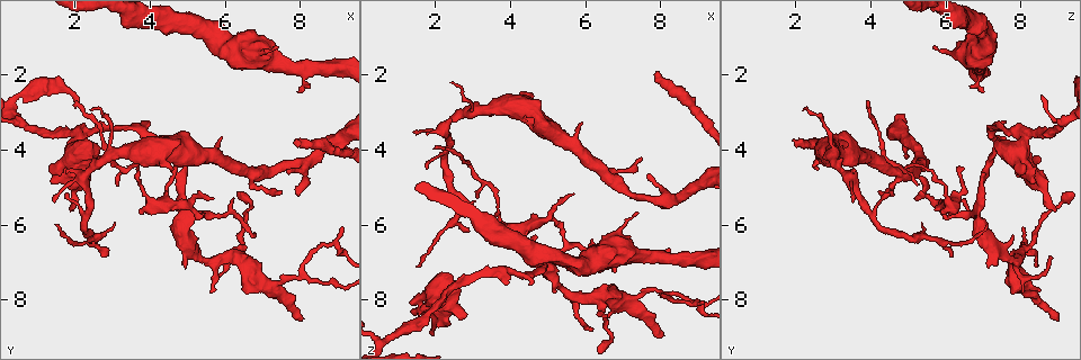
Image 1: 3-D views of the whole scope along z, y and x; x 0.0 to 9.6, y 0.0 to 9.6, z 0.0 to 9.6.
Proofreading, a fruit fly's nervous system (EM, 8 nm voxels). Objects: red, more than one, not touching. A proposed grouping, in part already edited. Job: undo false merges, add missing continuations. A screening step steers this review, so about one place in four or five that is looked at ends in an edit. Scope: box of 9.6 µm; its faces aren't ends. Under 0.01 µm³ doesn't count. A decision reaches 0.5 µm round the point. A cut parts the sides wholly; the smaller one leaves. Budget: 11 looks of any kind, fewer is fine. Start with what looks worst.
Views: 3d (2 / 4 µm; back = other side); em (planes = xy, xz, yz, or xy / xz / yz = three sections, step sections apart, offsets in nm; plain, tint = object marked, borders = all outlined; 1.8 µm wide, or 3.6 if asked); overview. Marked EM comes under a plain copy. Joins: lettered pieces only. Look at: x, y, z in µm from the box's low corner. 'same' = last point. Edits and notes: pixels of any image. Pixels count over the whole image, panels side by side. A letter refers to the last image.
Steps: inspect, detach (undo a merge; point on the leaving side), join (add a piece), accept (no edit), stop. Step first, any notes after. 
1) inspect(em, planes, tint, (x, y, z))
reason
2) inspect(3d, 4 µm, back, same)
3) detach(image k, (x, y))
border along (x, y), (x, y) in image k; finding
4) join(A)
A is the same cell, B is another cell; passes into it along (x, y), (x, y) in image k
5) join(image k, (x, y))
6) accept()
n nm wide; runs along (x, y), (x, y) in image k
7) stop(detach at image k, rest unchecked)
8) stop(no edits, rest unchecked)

inspect(em, planes, borders, (2.25, 4.25, 8.10))
abrupt turn

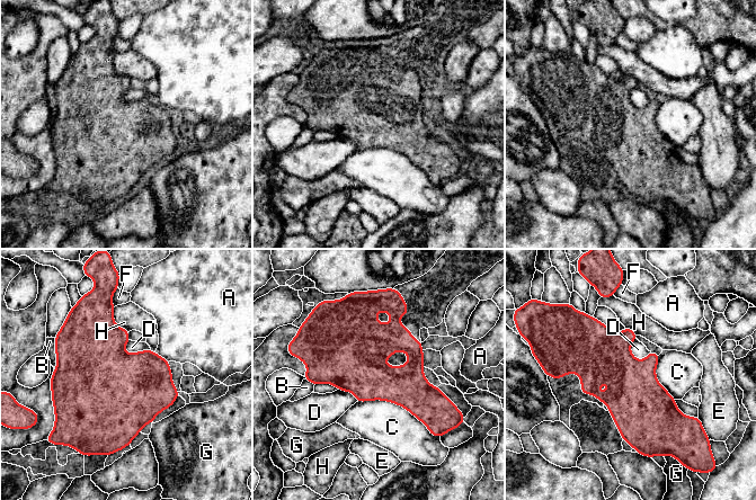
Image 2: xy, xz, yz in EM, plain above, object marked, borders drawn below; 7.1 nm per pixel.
accept()
380 nm wide; A, B, C, D, E, F, G and H are other cells; border along (122, 349), (125, 353), (150, 349) in image 2; one neuron here

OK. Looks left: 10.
inspect(em, xy, step 4, tint, (7.90, 3.75, 1.90))
branch stops here

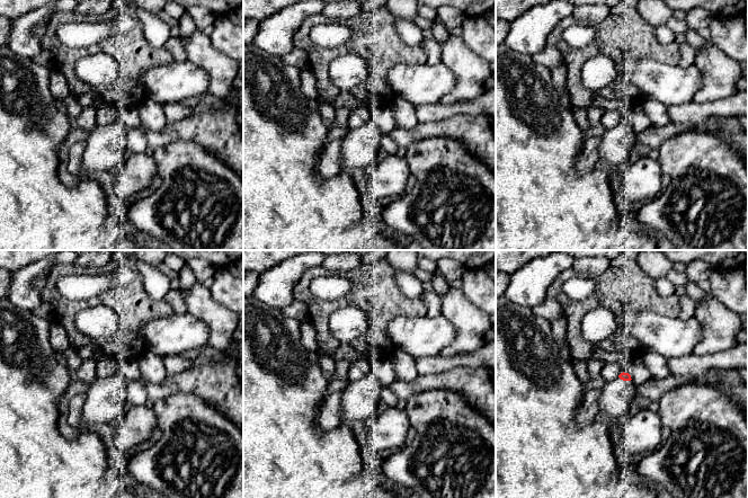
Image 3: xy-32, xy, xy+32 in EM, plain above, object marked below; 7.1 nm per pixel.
inspect(em, planes, borders, same)
another direction

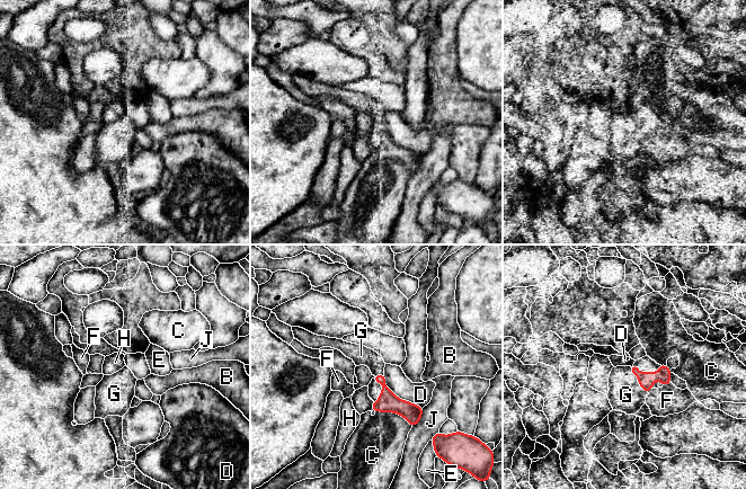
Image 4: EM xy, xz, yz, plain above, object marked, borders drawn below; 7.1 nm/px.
join(G)
G is the same cell, B, C, D, E, F, H and J are other cells; it goes on there

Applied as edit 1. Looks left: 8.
inspect(em, planes, borders, (8.05, 4.30, 5.35))
abrupt turn

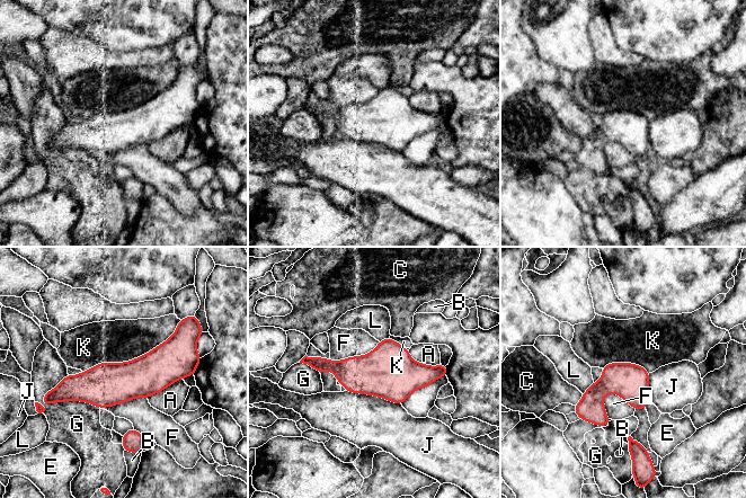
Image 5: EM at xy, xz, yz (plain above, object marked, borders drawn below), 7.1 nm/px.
accept()
260 nm wide; K touches over 800 nm; A, B, C, E, F, G, J, K and L are other cells; all the same neuron

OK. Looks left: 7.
inspect(3d, 2 µm, (8.05, 8.50, 8.95))
an open end

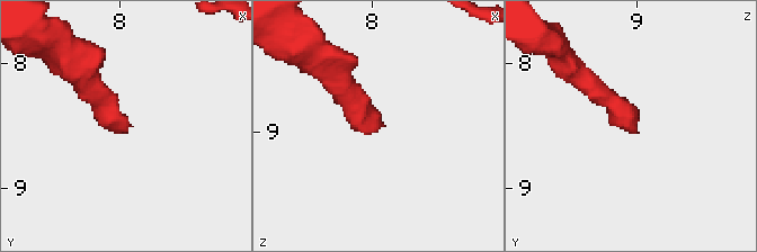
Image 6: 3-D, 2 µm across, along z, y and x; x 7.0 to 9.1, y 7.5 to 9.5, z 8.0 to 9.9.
inspect(em, planes, borders, (8.08, 8.54, 8.96))

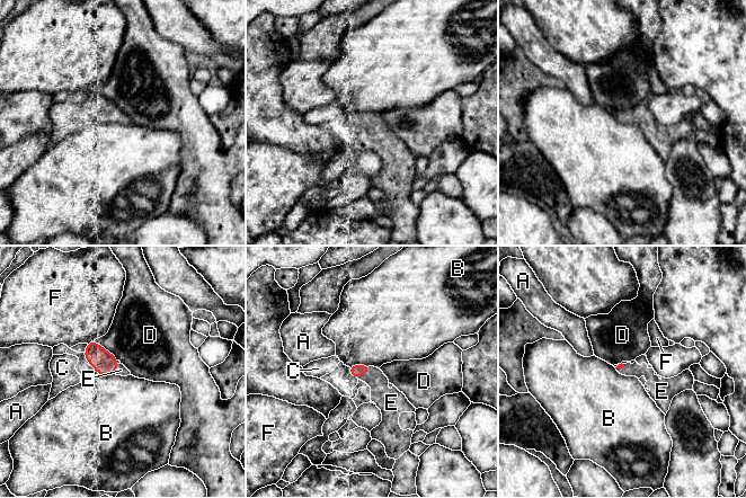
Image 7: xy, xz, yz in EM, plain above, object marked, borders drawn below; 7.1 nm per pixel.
join(E)
E is the same cell, A, B, C, D and F are other cells; it goes on there

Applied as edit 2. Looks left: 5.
stop(join at image 4, join at image 7, rest unchecked)

